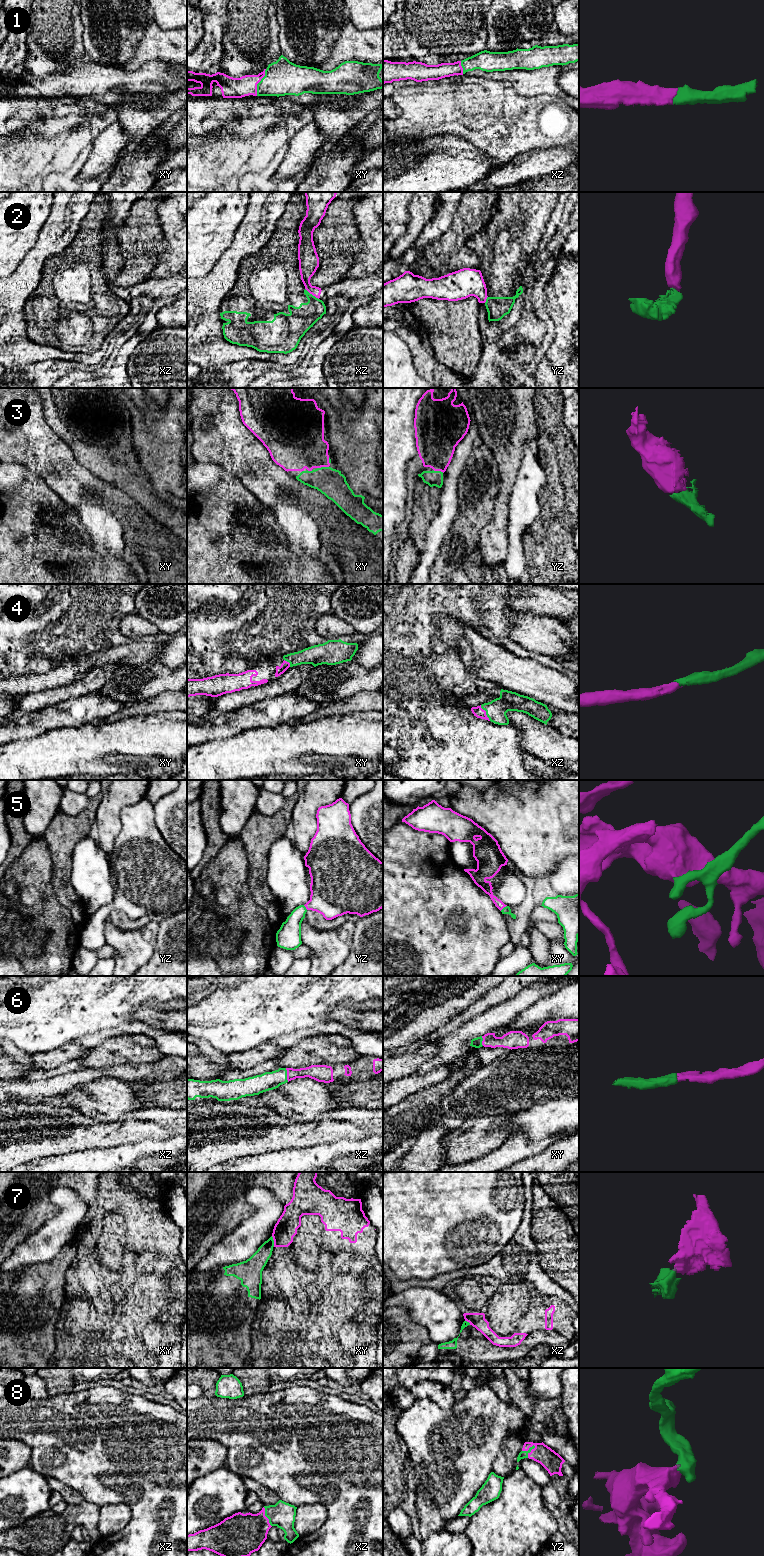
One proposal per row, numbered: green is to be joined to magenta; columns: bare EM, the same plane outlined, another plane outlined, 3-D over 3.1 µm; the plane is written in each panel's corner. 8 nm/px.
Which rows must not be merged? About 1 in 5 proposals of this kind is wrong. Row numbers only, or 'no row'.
2, 7

